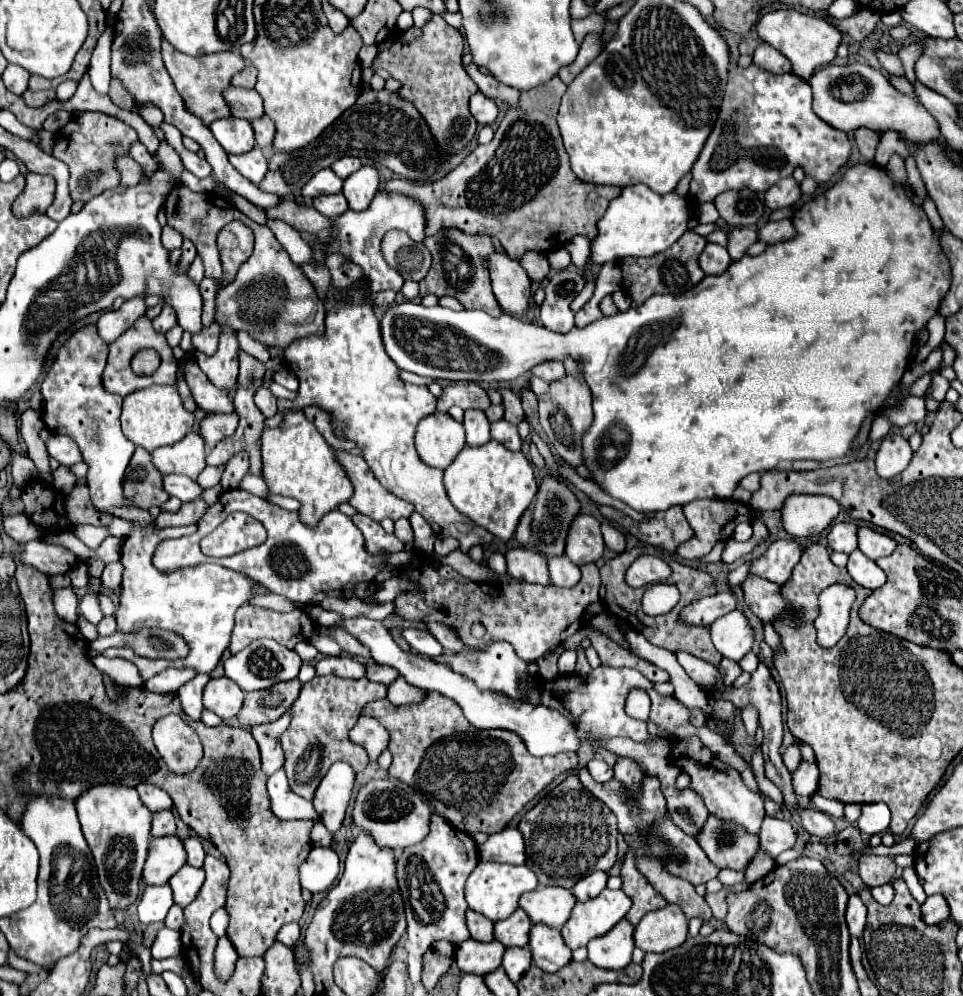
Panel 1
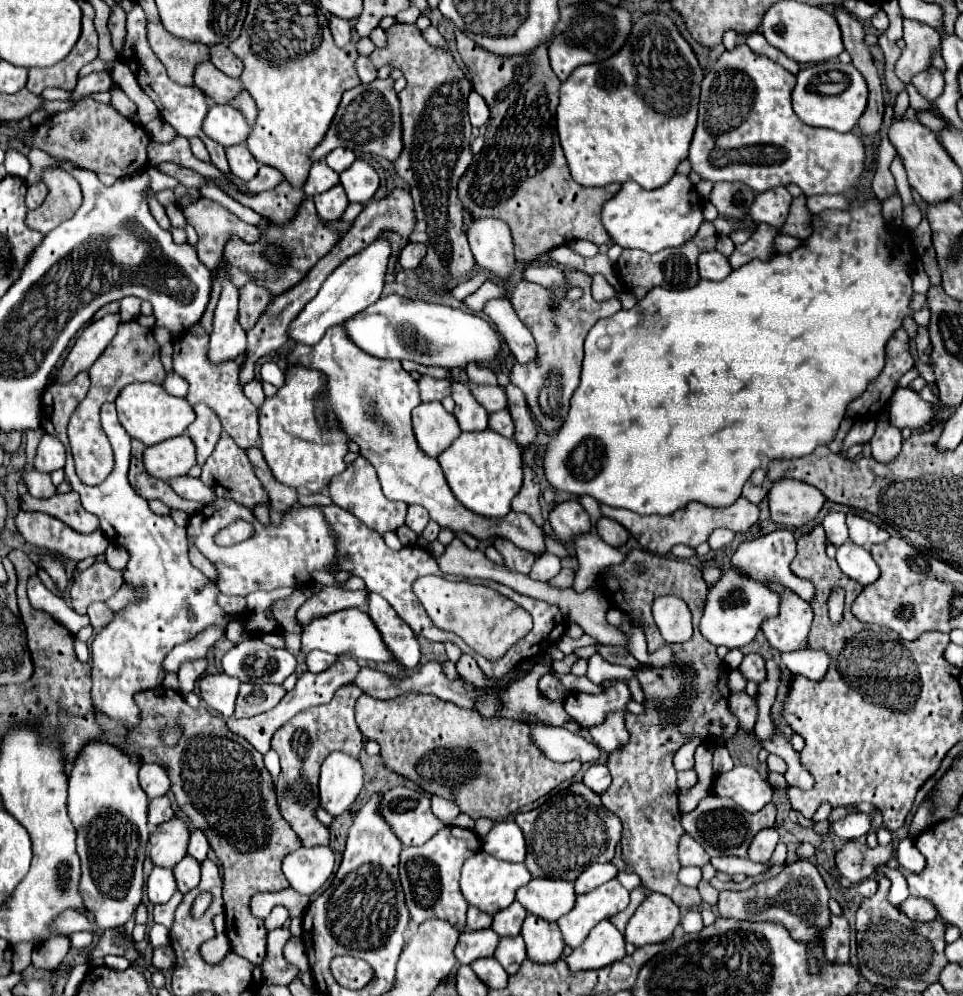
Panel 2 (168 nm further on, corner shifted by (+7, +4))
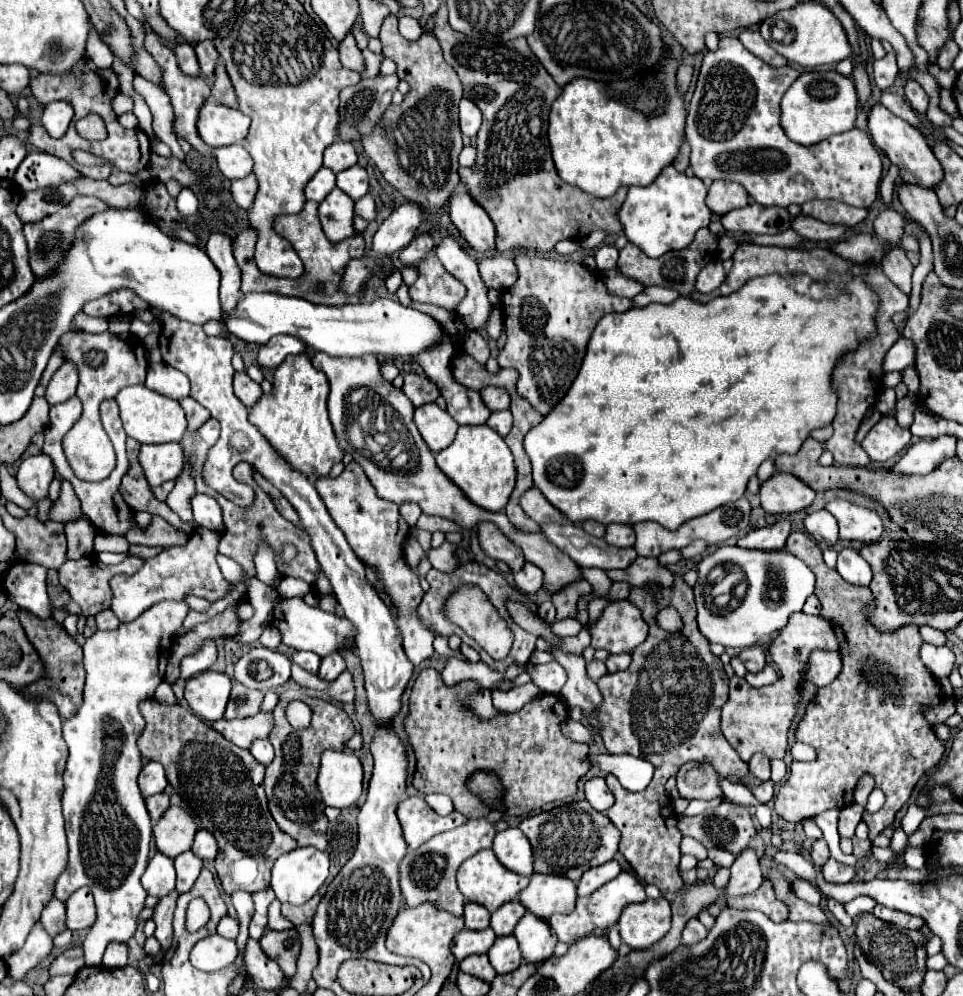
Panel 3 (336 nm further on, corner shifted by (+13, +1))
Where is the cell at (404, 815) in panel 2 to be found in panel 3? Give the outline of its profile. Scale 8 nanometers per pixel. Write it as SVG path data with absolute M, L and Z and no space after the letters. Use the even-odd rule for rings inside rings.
M409 796L399 804L397 816L403 826L405 842L411 850L419 848L429 838L467 822L467 818L463 820L463 814L457 810L453 810L449 816L439 816L433 808L429 808L429 804L423 798L415 796Z

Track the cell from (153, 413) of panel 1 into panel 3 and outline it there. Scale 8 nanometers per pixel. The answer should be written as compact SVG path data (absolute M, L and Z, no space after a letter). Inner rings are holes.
M127 386L117 394L117 404L121 410L121 420L127 436L135 438L141 444L161 444L161 442L179 442L187 430L187 420L181 404L173 398L157 394L147 386Z

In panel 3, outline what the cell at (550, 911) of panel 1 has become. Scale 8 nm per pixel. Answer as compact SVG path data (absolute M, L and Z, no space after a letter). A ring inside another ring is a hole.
M535 872L529 886L521 892L521 904L539 918L549 918L551 914L569 914L575 908L577 886L565 876L549 876Z

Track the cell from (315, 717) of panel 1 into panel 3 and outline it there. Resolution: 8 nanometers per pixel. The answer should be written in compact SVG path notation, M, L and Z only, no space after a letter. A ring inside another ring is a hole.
M289 686L279 692L279 702L273 710L275 726L269 734L269 740L275 748L275 758L269 766L265 766L265 794L269 800L269 810L277 822L277 826L297 840L299 846L315 846L317 850L325 850L327 846L327 816L325 804L317 790L317 772L319 772L319 758L325 750L345 750L345 740L349 740L355 732L353 722L349 716L335 704L325 702L321 698L301 696L295 686ZM293 700L303 700L313 710L311 726L305 730L295 730L285 720L285 706Z

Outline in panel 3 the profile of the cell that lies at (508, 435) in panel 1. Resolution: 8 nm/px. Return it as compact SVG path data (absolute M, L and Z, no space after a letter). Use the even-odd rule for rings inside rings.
M501 410L501 412L491 412L489 420L487 420L487 426L491 426L493 430L497 430L503 438L509 434L511 430L511 424L513 424L513 416L511 416L511 410Z

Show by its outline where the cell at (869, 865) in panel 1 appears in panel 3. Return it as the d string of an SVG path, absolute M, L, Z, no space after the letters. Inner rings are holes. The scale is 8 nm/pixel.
M829 858L825 862L825 866L821 868L821 874L827 882L835 882L835 884L843 884L843 882L849 882L855 878L855 870L851 866L837 864L835 858Z

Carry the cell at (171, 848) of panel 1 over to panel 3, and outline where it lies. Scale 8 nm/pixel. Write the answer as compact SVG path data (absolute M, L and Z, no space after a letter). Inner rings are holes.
M169 806L159 824L153 828L157 850L165 856L177 858L191 848L197 830L199 828L195 824L195 818L185 808Z

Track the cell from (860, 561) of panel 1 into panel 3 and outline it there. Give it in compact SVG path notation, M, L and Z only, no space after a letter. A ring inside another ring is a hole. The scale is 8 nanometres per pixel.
M845 548L845 550L839 552L837 572L849 584L869 586L869 582L871 582L871 568L869 568L869 564L859 556L857 550L851 550L851 548Z

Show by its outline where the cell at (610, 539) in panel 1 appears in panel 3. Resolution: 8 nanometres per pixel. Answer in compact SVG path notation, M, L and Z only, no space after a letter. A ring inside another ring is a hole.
M609 524L605 542L611 546L617 546L617 548L629 548L635 544L635 532L627 524Z

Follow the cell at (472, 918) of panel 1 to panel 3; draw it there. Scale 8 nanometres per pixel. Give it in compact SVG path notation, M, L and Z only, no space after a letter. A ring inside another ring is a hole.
M467 902L465 904L465 926L469 930L483 930L489 926L489 918L491 914L487 912L485 906L475 904L475 902Z

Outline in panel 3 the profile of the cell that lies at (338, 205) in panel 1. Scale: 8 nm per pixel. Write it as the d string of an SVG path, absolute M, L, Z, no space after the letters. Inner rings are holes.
M333 188L319 204L321 226L331 244L357 234L357 230L353 228L353 206L355 202L339 188Z

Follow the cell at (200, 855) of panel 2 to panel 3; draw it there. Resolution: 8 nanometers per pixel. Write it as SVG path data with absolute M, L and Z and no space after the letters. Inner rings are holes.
M199 830L197 836L195 836L195 842L193 842L193 848L191 848L199 858L203 860L215 860L219 848L217 848L217 840L211 832L205 832L205 830Z

